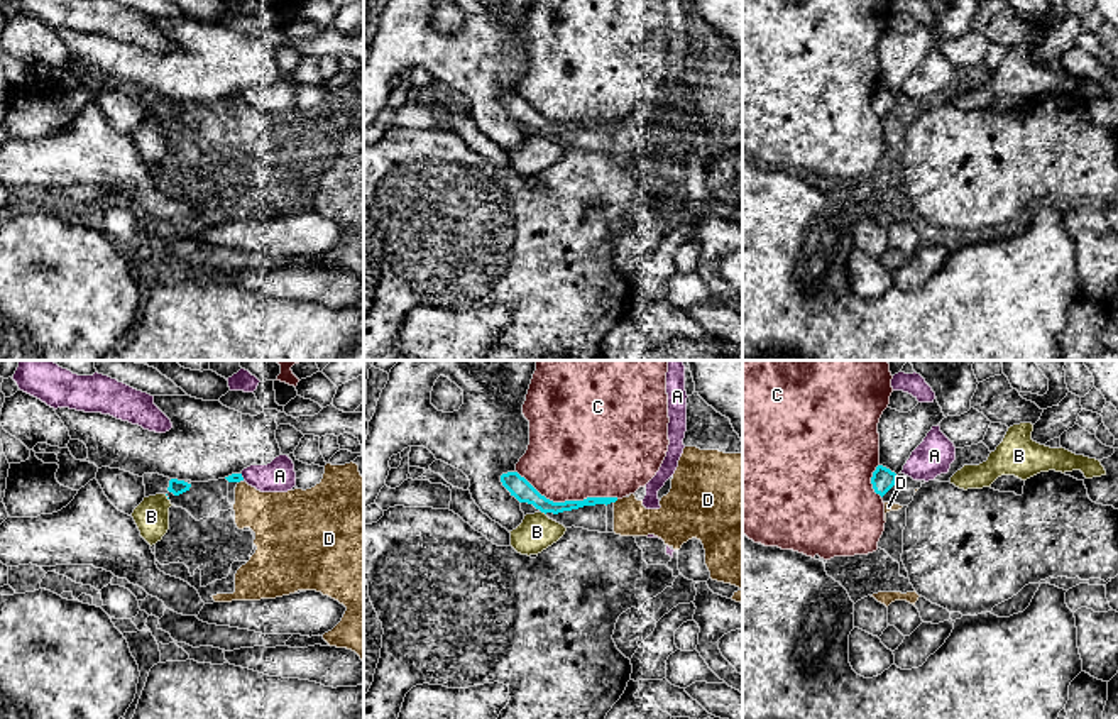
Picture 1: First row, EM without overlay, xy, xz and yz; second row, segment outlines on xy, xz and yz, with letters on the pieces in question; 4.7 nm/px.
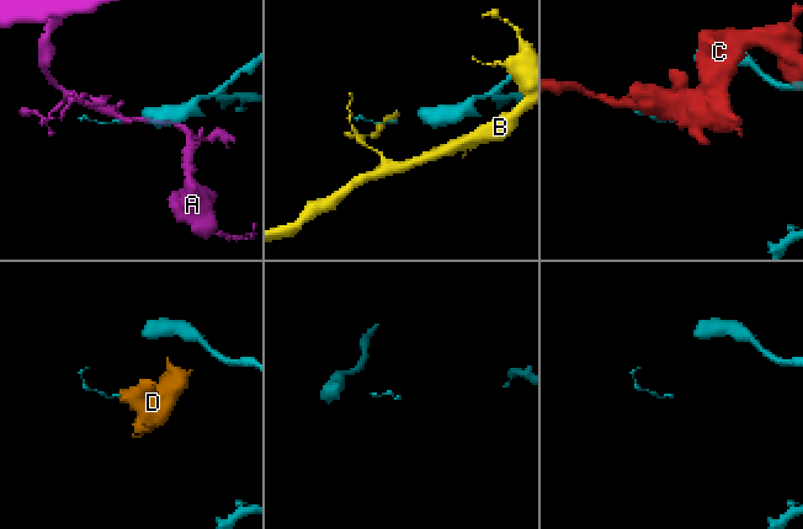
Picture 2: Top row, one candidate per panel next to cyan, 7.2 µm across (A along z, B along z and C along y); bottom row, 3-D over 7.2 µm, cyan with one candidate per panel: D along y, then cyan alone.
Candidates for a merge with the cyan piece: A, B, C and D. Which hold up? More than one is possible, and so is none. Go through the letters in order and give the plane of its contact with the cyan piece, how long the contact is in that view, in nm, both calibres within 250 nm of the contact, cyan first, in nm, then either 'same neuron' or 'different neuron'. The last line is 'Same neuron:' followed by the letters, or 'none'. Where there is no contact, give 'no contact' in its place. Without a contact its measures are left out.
A: xy | 40 nm | 50/150 nm | different neuron
B: xz | 30 nm | 100/170 nm | different neuron
C: xz | 500 nm | 100/460 nm | different neuron
D: no contact | different neuron
Same neuron: none

